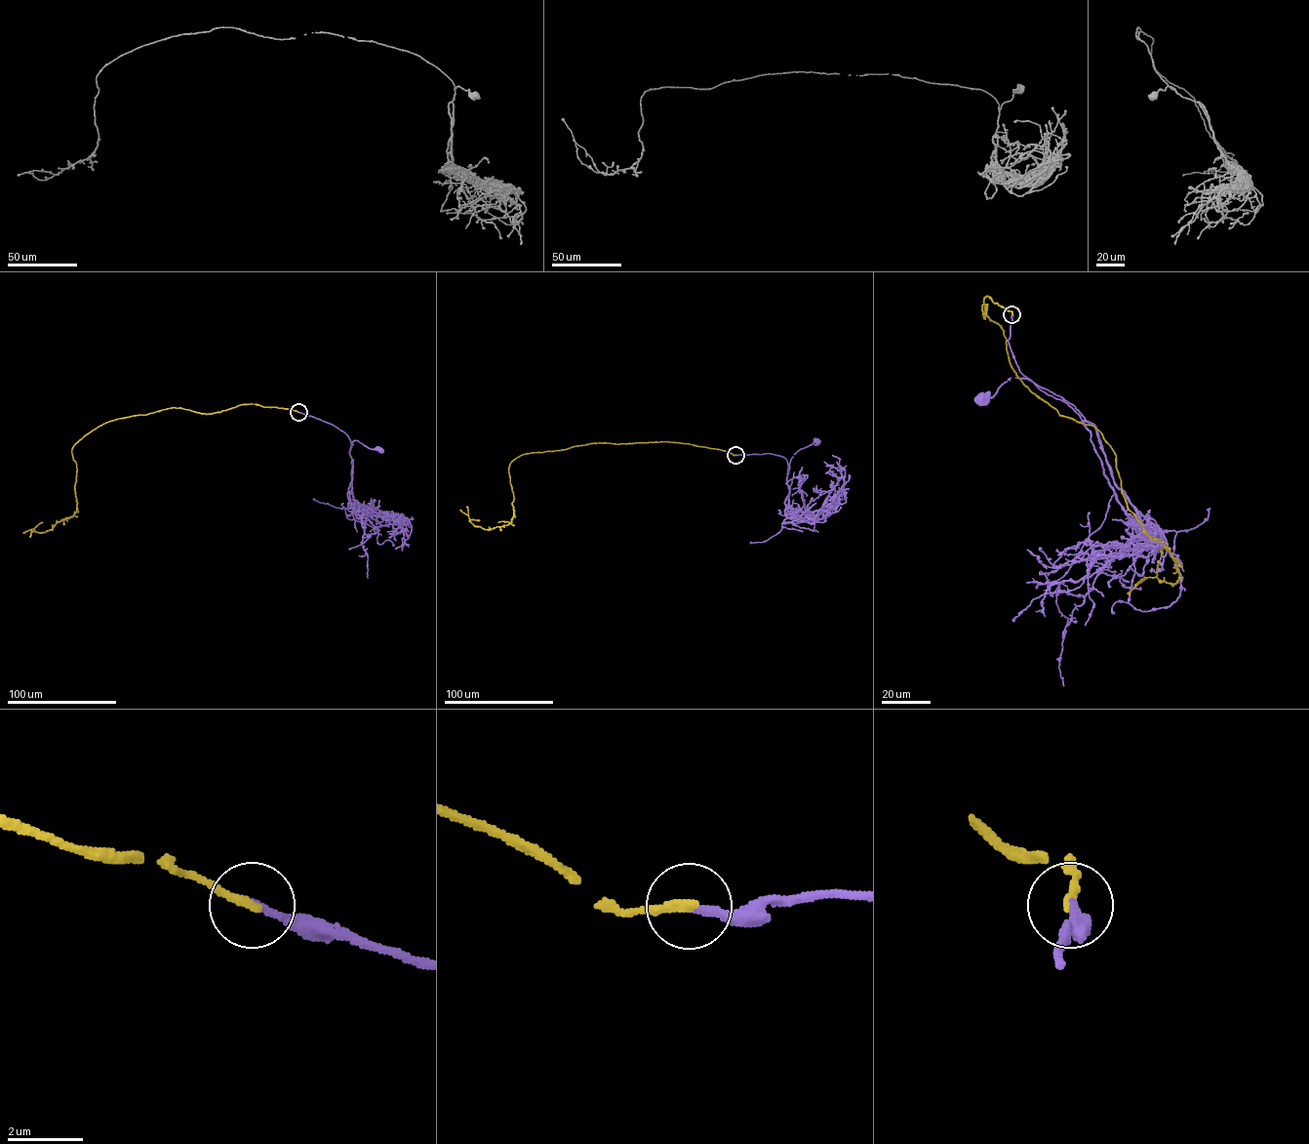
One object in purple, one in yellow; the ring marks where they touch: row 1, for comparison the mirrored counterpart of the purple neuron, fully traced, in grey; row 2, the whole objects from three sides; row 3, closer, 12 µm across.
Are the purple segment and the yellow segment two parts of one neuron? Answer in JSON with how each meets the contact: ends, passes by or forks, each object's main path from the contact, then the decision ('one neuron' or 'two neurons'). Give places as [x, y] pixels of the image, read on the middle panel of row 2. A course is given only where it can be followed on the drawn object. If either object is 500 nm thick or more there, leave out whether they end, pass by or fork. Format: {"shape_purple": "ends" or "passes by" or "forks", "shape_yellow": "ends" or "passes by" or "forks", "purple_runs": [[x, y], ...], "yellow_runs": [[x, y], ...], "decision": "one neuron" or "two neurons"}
{"shape_purple": "ends", "shape_yellow": "ends", "purple_runs": [[735, 455], [770, 453], [783, 457], [787, 461], [787, 477], [794, 454], [817, 441]], "yellow_runs": [[735, 455], [662, 441], [528, 453], [509, 466], [510, 522], [474, 526], [466, 506]], "decision": "one neuron"}

